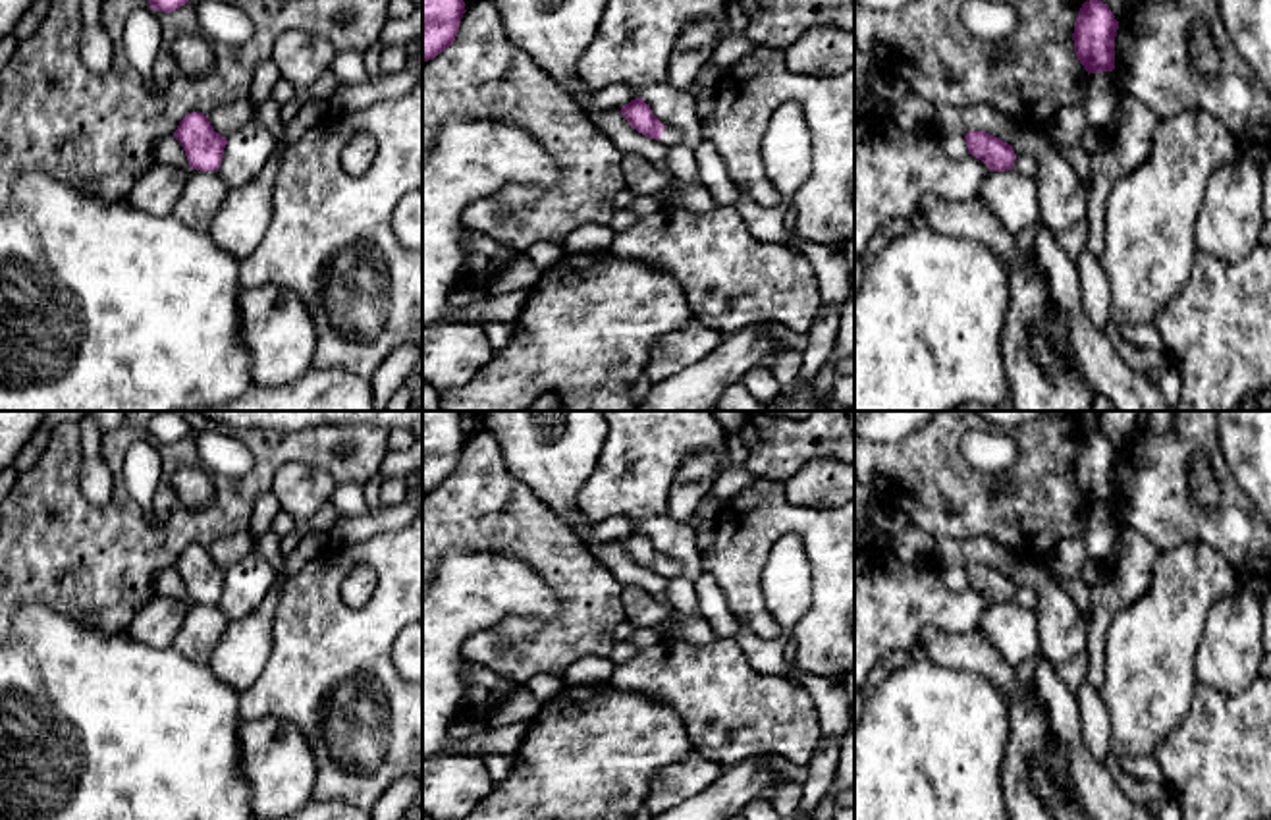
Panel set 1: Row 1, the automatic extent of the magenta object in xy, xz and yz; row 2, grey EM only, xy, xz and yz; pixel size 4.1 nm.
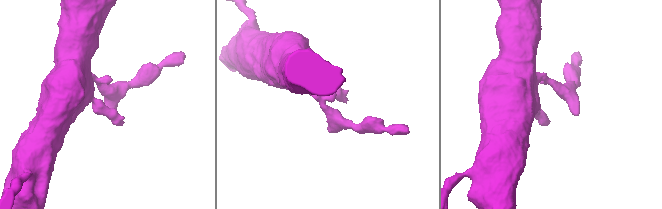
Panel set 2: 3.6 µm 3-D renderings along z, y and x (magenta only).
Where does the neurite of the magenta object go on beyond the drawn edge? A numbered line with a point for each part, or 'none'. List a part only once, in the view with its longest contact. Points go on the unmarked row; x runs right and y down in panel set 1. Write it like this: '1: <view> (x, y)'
1: xz (670, 570)

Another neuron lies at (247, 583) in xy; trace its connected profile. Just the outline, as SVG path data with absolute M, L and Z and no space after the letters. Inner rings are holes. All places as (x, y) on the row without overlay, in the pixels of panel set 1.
M255 548L228 569L218 608L230 621L249 615L262 604L276 575L274 567Z

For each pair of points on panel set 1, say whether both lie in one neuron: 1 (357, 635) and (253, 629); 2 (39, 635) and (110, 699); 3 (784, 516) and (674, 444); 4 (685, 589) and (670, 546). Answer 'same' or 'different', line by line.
1: different
2: same
3: different
4: different

